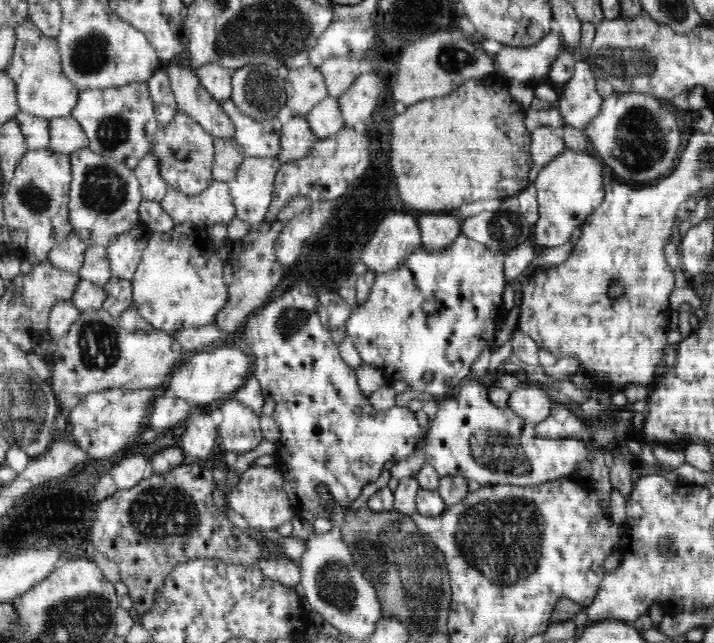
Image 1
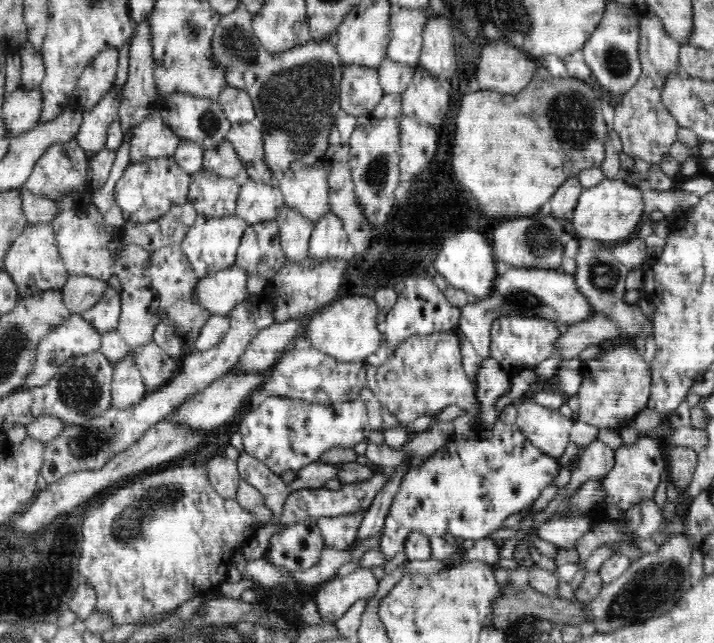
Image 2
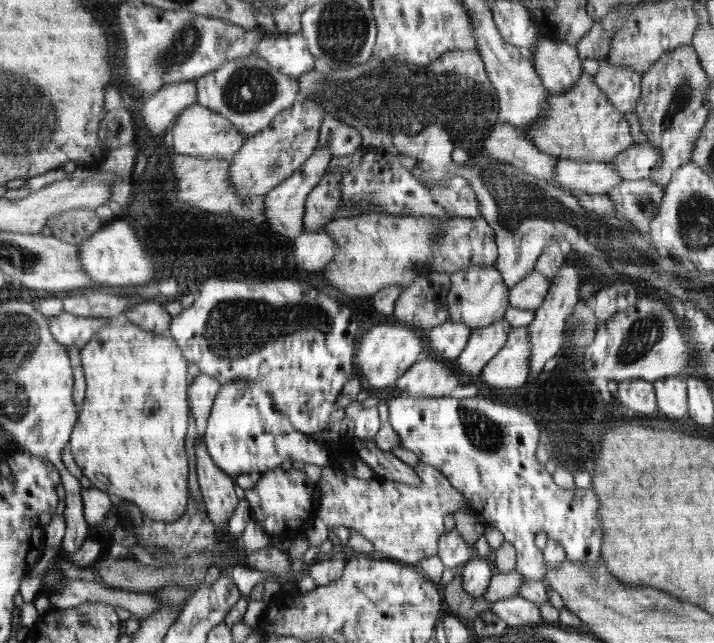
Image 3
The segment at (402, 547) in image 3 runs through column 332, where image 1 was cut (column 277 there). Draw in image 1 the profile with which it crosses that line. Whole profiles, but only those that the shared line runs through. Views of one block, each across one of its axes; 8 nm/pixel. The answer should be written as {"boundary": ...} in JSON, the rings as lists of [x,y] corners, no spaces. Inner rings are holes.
{"boundary":[[[277,465],[270,467],[250,466],[231,494],[231,503],[235,511],[248,522],[251,530],[262,532],[278,528],[280,524],[292,520],[296,515],[284,490],[283,474]]]}

